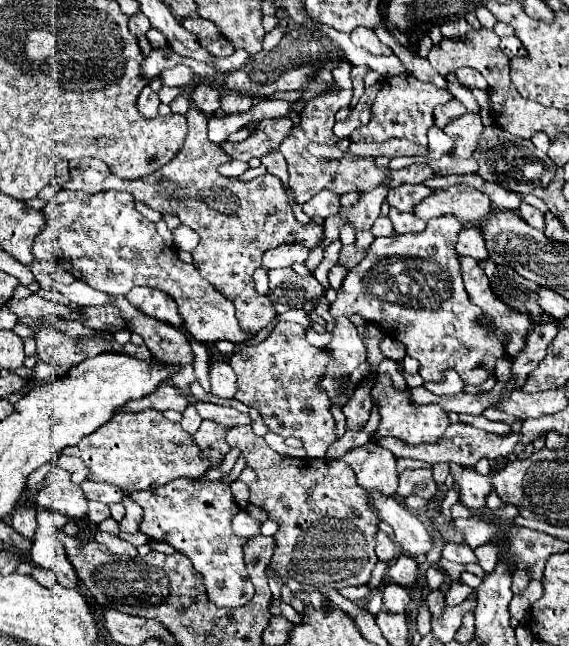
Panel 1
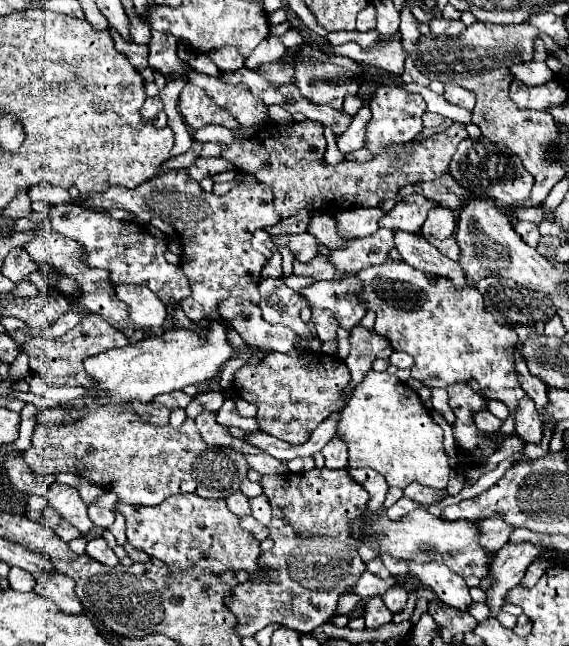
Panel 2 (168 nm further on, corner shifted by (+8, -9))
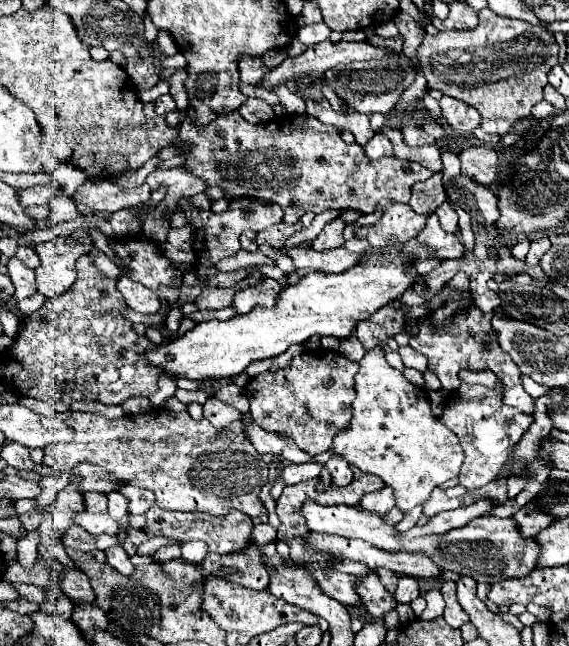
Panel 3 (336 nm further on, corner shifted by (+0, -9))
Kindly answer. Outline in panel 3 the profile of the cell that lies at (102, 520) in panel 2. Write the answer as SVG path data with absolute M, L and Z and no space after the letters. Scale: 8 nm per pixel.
M111 491L107 493L107 499L109 499L109 515L115 521L121 521L123 517L127 517L127 499L121 493Z

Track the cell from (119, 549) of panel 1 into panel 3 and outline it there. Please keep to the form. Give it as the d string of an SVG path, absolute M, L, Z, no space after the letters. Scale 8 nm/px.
M121 545L109 547L109 549L105 551L105 555L107 555L107 563L109 563L113 569L117 569L119 573L123 573L123 575L131 575L131 573L133 573L133 565L131 565L131 561L129 561L129 557L127 557L127 553L123 551Z

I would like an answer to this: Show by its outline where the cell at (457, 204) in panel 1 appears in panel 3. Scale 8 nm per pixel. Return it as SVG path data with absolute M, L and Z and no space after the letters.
M393 203L385 209L383 217L371 227L359 227L355 235L367 237L371 247L383 247L389 239L409 239L421 231L427 215L415 213L405 203Z

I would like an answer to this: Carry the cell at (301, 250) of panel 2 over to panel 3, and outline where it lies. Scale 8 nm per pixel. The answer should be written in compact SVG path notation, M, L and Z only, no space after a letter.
M337 217L333 219L331 223L327 223L323 227L323 231L319 233L317 237L317 251L325 251L325 249L335 249L335 247L341 247L345 241L343 241L343 227L345 223Z

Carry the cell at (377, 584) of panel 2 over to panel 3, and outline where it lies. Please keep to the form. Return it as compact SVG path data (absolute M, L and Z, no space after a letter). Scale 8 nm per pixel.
M315 571L313 577L319 581L319 587L321 587L321 591L325 591L325 595L337 599L345 607L361 605L359 593L355 589L357 587L355 575L347 575L347 573L339 573L339 571Z

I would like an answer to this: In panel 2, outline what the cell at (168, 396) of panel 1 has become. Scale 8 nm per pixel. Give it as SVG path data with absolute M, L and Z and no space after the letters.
M173 391L169 395L169 399L165 399L165 405L171 409L171 407L187 407L191 403L191 397L185 395L183 391Z

